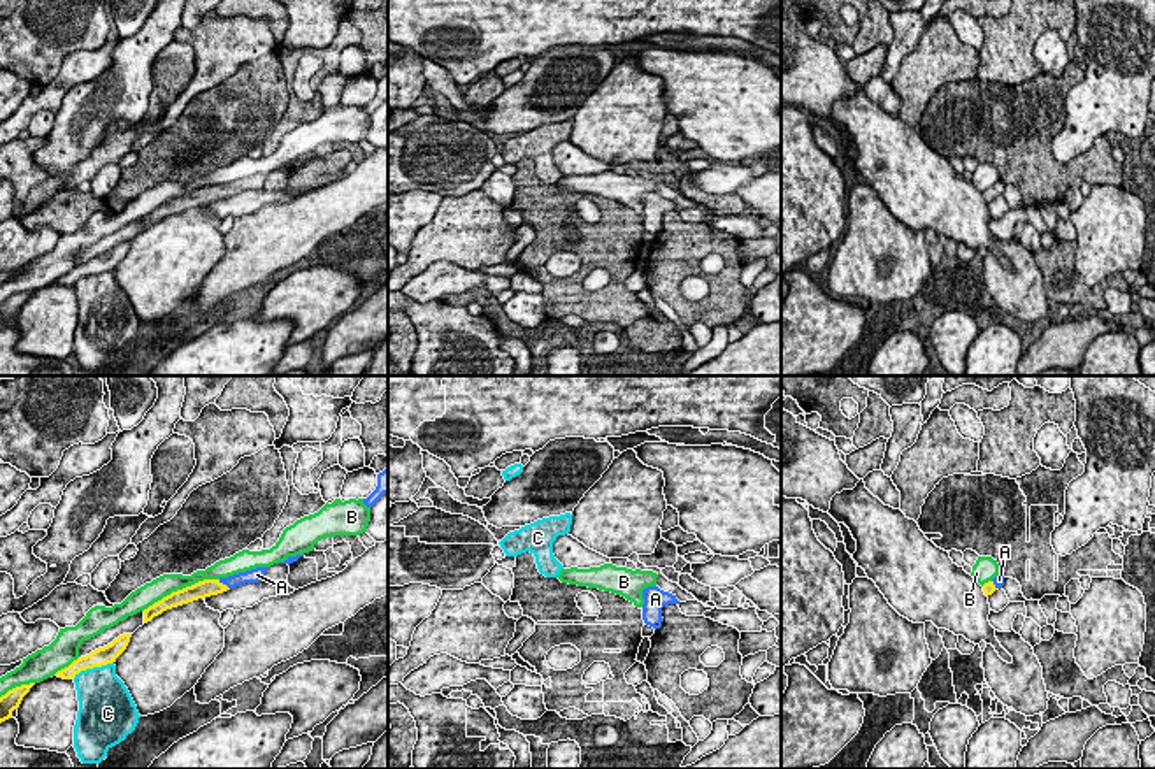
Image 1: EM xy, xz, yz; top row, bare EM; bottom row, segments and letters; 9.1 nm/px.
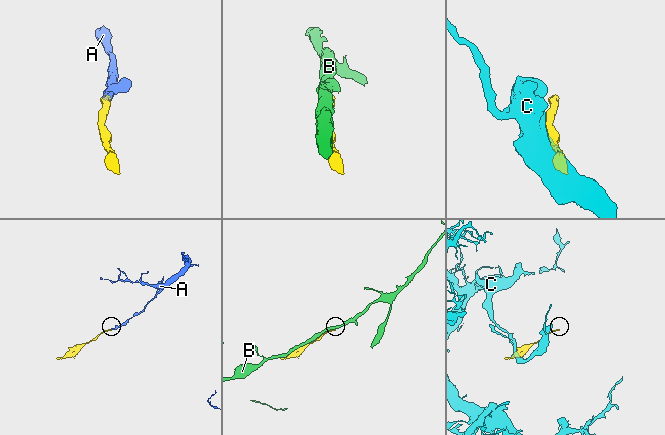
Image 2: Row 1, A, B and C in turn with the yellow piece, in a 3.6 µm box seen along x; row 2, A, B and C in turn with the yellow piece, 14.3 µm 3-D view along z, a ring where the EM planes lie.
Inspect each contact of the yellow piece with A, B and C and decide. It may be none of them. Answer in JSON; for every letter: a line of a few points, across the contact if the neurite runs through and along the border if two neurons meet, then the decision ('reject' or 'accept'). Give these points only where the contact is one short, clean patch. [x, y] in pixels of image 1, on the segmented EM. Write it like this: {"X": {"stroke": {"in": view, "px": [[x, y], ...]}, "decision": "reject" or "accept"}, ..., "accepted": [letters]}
{"A": {"decision": "accept"}, "B": {"decision": "reject"}, "C": {"decision": "reject"}, "accepted": ["A"]}

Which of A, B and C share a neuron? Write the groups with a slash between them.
A / B / C

